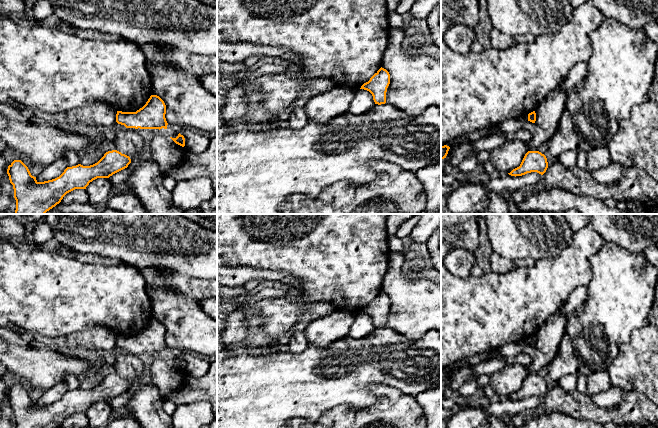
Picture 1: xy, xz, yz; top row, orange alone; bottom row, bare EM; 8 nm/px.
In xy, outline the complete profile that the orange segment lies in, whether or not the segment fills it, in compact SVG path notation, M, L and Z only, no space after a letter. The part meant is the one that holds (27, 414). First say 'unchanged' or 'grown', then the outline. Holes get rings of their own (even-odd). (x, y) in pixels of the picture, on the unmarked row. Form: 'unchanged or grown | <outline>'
unchanged | M112 374L93 389L67 391L59 401L44 406L38 406L21 384L14 384L8 390L7 398L13 409L16 428L59 428L67 417L86 413L93 404L109 402L130 387L129 380Z

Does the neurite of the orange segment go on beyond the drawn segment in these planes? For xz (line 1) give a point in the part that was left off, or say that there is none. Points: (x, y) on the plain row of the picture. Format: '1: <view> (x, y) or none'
1: none

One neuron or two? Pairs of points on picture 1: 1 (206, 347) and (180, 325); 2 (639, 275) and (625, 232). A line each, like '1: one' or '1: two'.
1: one
2: two

